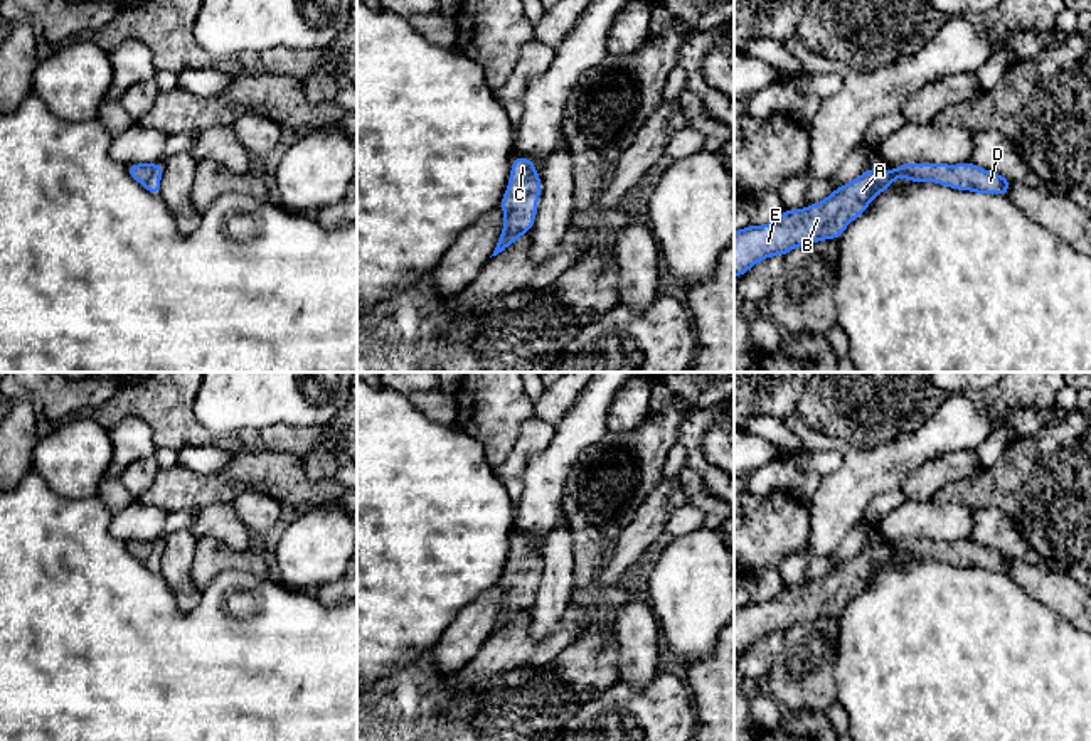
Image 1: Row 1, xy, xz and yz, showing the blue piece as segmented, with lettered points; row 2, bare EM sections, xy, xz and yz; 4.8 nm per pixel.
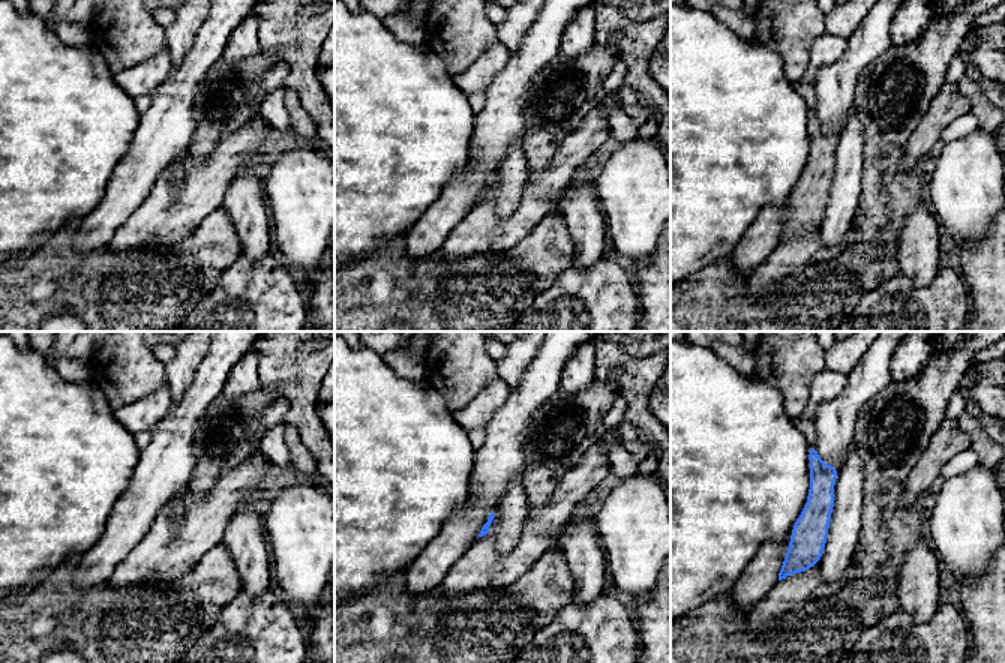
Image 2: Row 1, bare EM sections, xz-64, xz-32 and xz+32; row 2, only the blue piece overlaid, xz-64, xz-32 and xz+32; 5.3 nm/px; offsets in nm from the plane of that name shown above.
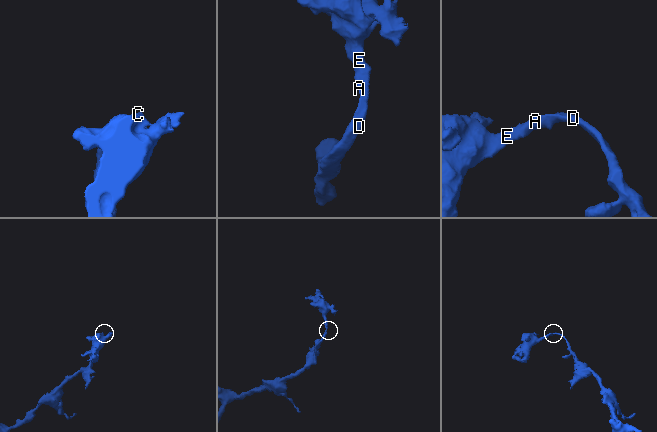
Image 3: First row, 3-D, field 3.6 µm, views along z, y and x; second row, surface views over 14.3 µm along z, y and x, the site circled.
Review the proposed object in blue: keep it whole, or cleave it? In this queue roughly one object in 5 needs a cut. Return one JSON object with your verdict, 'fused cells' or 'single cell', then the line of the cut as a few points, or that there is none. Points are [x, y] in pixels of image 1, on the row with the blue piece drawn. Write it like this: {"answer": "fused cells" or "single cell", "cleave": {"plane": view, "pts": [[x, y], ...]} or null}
{"answer": "single cell", "cleave": null}

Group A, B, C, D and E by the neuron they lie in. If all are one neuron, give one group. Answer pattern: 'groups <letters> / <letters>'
groups A B C D E

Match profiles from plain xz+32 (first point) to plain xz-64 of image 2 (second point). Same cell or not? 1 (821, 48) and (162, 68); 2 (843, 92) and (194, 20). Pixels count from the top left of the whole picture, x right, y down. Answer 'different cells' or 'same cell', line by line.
1: same cell
2: different cells

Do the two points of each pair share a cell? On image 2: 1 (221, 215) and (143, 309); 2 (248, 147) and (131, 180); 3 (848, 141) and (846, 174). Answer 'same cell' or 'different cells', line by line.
1: same cell
2: different cells
3: same cell

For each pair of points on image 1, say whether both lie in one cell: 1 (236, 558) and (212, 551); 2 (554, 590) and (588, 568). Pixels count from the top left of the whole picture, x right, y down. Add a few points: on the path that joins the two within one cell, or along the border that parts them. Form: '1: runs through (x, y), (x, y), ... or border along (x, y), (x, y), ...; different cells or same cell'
1: runs through (231, 558), (218, 556); same cell
2: border along (573, 538), (571, 597); different cells

